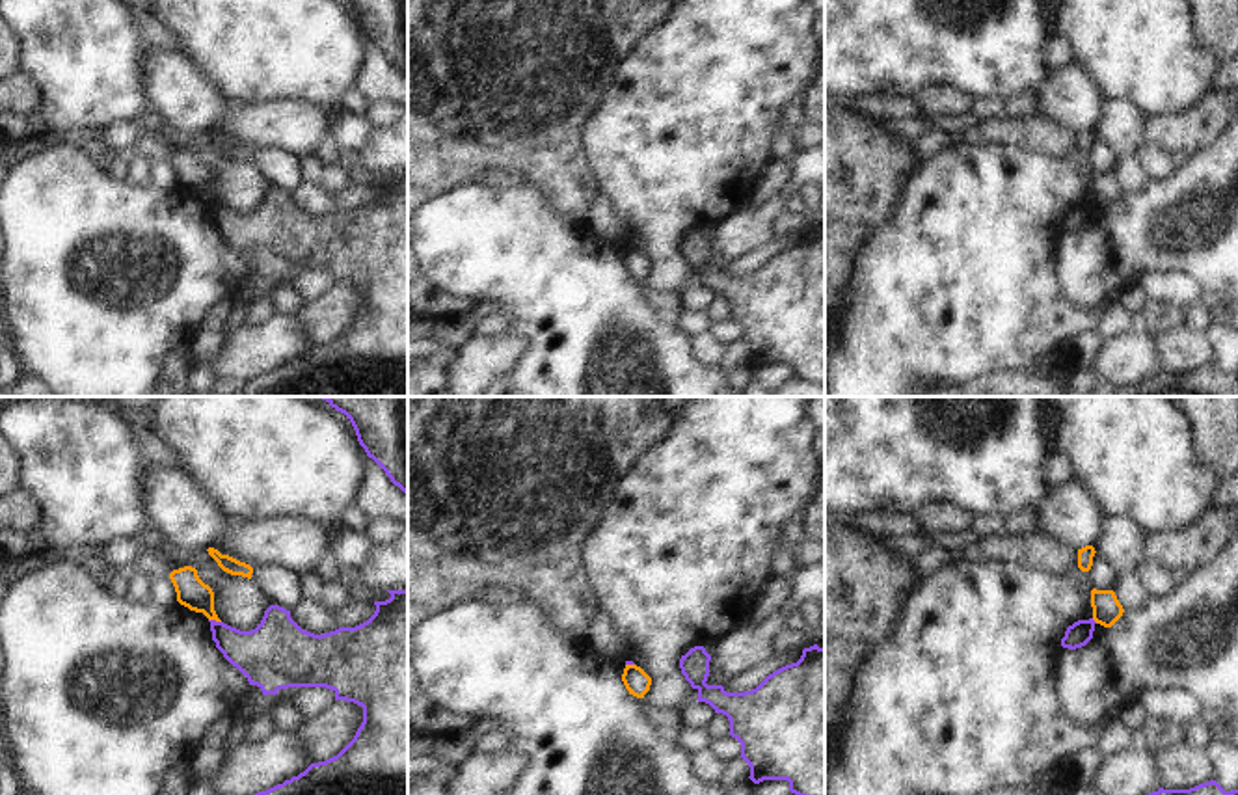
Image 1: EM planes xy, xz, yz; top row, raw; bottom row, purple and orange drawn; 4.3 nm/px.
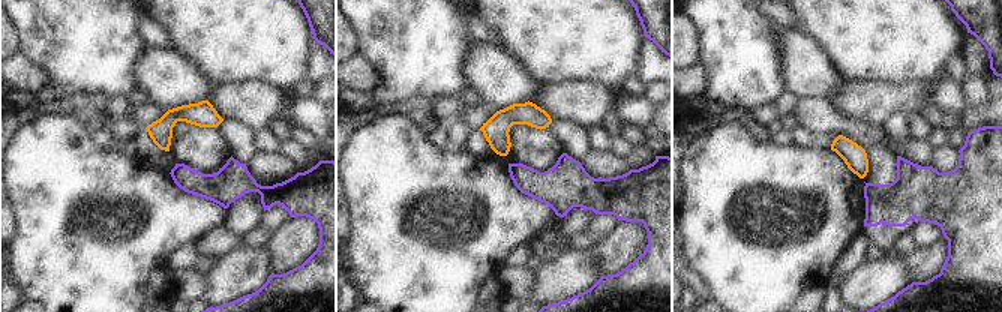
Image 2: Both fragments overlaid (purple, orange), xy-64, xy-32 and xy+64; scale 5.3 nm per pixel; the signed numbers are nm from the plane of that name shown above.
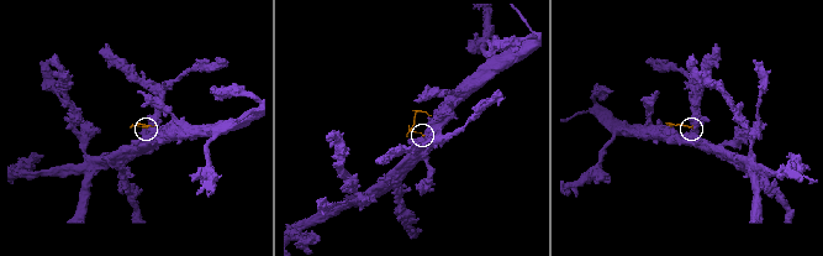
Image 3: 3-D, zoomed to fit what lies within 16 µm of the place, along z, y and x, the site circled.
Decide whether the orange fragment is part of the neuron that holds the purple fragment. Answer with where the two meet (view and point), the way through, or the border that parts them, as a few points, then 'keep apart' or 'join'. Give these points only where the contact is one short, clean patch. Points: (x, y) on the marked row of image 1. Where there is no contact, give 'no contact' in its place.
meets purple in xy at (215, 620); border along xy (209, 619), (220, 622); keep apart

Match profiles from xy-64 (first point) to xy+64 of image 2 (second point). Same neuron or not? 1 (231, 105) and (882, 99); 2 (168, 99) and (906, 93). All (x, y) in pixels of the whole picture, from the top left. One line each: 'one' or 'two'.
1: one
2: two

